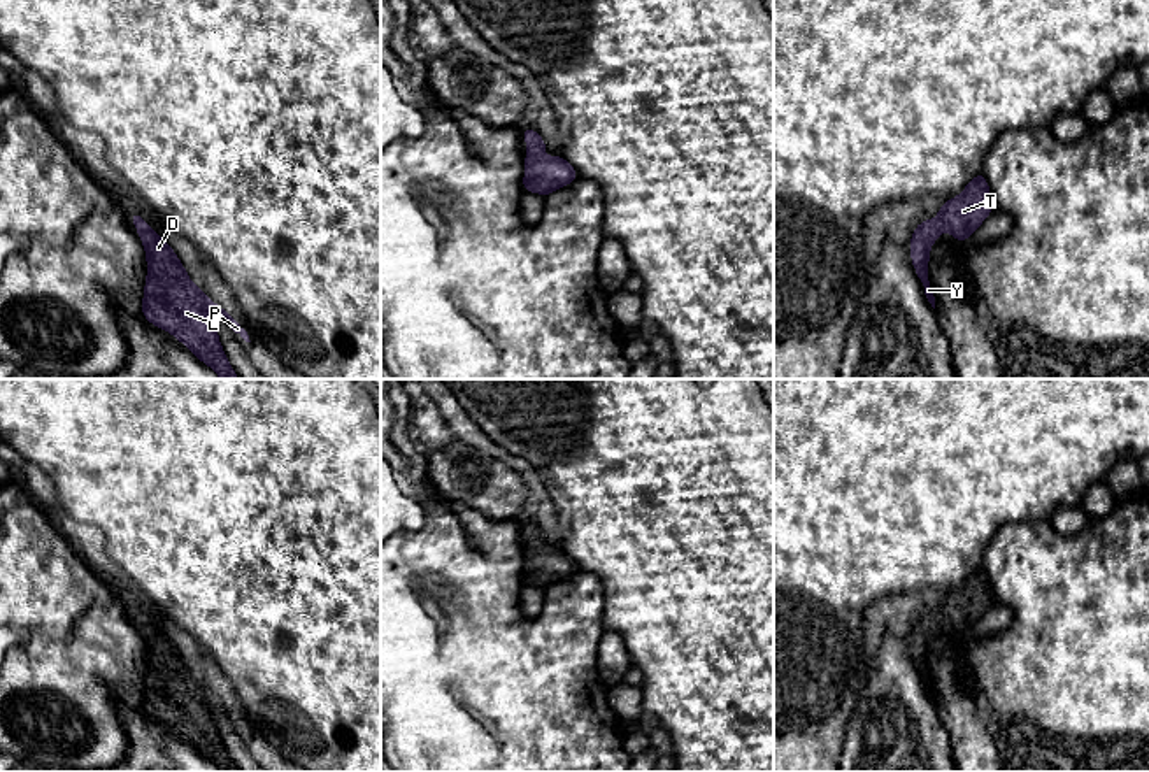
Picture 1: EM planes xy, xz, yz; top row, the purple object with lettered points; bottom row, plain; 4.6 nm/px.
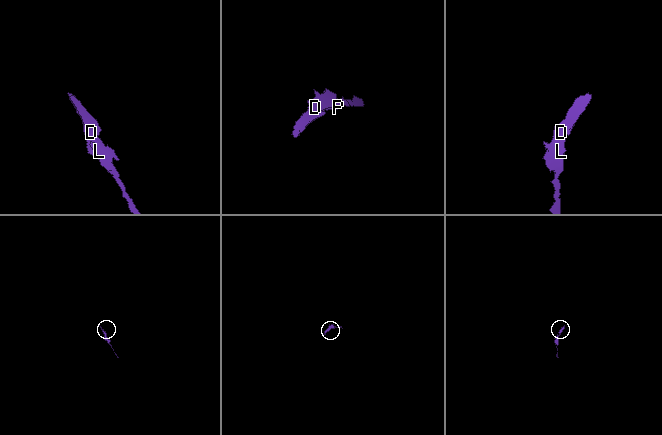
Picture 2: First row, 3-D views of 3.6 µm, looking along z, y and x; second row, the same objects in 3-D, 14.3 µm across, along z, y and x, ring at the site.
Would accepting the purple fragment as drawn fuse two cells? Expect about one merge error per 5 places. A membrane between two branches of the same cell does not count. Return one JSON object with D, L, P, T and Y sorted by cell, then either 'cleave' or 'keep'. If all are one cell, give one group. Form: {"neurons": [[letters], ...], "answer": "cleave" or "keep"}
{"neurons": [["D", "L", "P", "T", "Y"]], "answer": "keep"}

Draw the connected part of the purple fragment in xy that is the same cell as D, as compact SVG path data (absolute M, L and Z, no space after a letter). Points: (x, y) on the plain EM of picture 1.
M139 604L130 607L144 637L147 670L144 677L142 709L182 735L196 751L209 758L221 772L239 772L218 730L209 707L223 711L232 726L249 733L247 725L219 697L189 674L189 668L170 637L153 625Z

